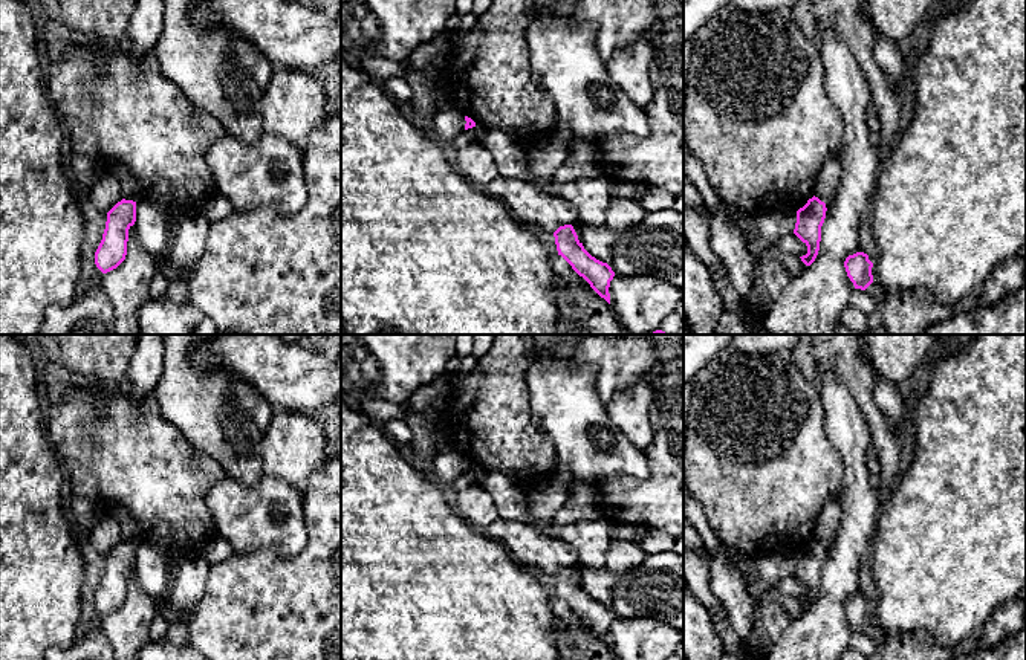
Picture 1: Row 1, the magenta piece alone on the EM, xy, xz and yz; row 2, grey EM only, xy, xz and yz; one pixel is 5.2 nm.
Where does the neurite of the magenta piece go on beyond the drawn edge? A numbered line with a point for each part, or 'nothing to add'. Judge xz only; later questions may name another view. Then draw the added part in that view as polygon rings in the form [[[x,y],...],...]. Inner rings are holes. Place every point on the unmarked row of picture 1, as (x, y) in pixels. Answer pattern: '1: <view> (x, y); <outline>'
nothing to add

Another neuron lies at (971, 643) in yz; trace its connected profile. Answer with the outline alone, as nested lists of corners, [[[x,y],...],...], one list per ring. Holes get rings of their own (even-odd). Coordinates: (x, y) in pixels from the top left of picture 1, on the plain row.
[[[925,631],[913,636],[887,637],[869,660],[950,660],[960,652],[980,649],[976,634],[951,648],[940,648]]]

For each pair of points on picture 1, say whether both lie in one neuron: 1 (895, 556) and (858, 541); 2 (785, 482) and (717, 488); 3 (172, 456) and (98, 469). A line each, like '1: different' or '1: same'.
1: different
2: same
3: same

